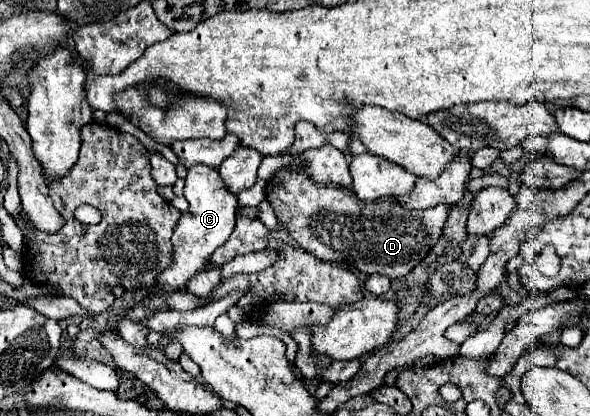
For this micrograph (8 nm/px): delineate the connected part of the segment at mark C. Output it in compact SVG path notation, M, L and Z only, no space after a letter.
M194 165L188 169L186 185L184 185L184 197L190 203L188 213L182 213L174 235L172 235L172 245L174 245L174 259L172 265L158 277L156 283L156 293L150 293L142 305L126 307L126 313L122 317L140 323L146 315L152 315L156 311L168 311L164 295L170 291L186 289L186 281L198 275L208 267L208 257L226 243L230 237L234 223L236 223L236 209L238 209L238 197L228 193L228 187L224 185L224 179L220 177L218 169L206 167L206 165Z

